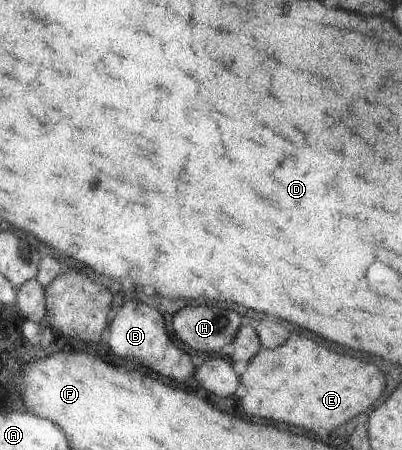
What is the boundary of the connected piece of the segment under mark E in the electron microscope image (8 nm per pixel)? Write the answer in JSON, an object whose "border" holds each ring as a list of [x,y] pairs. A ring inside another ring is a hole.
{"border":[[[290,334],[286,344],[274,350],[260,349],[238,369],[244,394],[238,406],[244,414],[270,422],[292,424],[310,432],[334,430],[372,406],[382,394],[384,378],[374,364],[344,356],[302,336]],[[252,384],[252,386],[250,386]]]}

